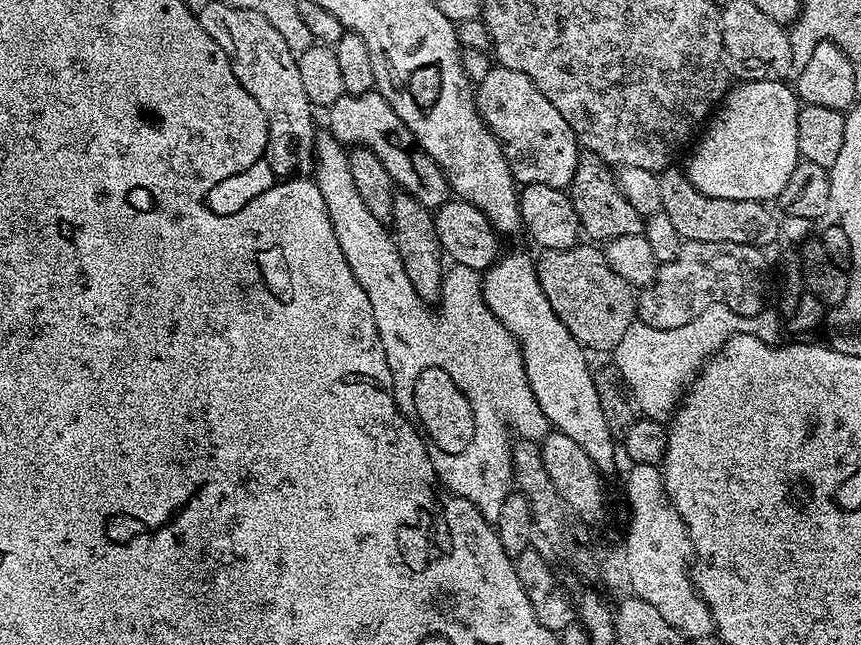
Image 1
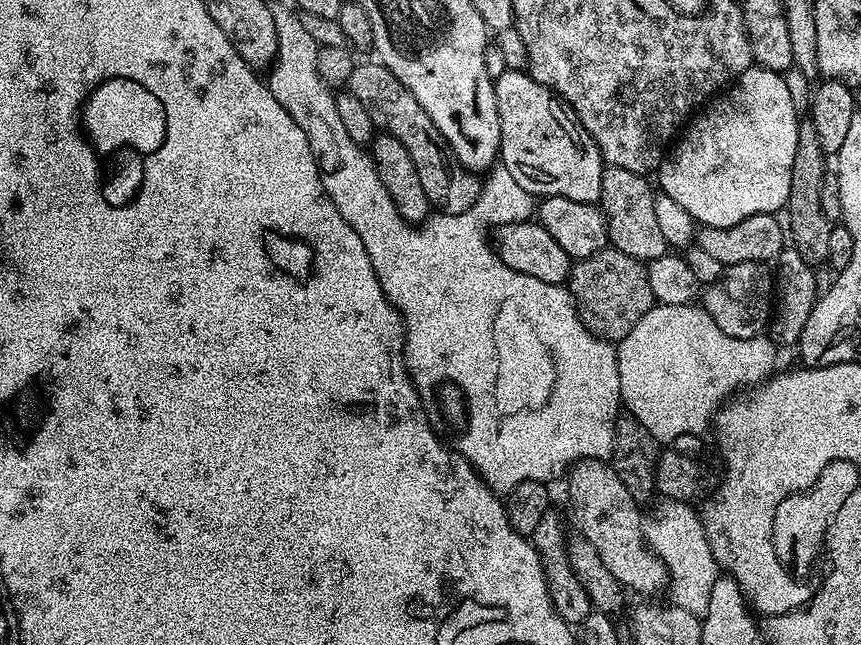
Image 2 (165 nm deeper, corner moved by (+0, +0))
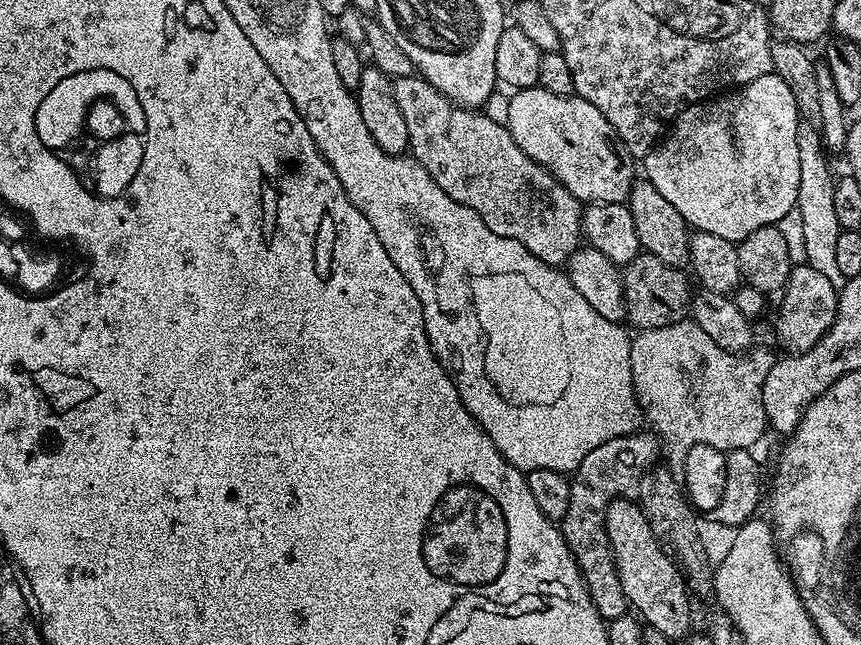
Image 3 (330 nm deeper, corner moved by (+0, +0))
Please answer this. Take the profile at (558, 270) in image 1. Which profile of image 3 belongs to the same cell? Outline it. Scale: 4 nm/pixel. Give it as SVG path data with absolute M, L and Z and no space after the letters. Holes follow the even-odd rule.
M641 251L629 264L623 265L624 303L626 320L633 329L643 330L670 326L685 319L690 312L689 277L681 269L662 262L662 258L654 258L654 254Z

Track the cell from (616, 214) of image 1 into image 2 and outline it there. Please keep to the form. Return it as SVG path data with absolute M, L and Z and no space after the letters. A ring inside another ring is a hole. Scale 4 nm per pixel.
M605 167L602 174L602 194L598 201L598 207L608 223L609 245L641 262L662 258L669 251L666 238L662 238L662 229L658 226L658 217L654 210L657 193L654 188L652 192L648 180L647 175L638 172Z

